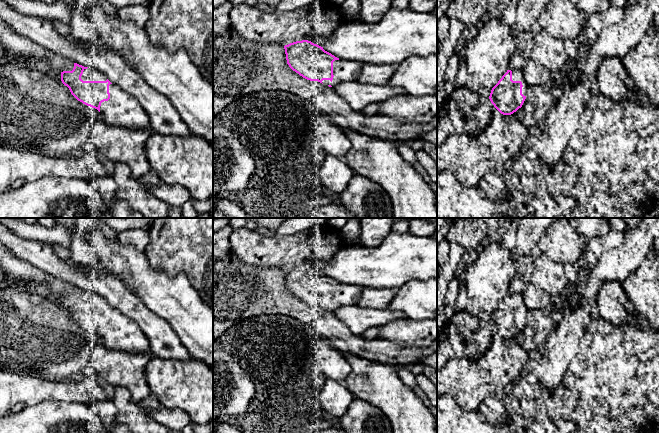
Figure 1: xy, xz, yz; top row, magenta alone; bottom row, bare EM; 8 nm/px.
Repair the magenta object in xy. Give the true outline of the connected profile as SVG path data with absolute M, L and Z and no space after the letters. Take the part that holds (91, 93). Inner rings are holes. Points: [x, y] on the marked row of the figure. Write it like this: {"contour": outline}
{"contour": "M2 21L0 45L4 53L21 59L47 58L53 66L53 72L46 75L61 80L78 101L97 109L108 125L133 130L150 128L149 116L138 100L112 84L103 73L74 63L14 33Z"}

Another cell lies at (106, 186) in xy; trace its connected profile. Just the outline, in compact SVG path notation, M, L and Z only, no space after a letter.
M102 176L94 180L94 185L104 206L110 209L116 198L117 184L113 177Z

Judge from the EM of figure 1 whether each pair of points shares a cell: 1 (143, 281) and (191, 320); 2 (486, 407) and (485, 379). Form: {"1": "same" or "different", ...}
{"1": "same", "2": "different"}

